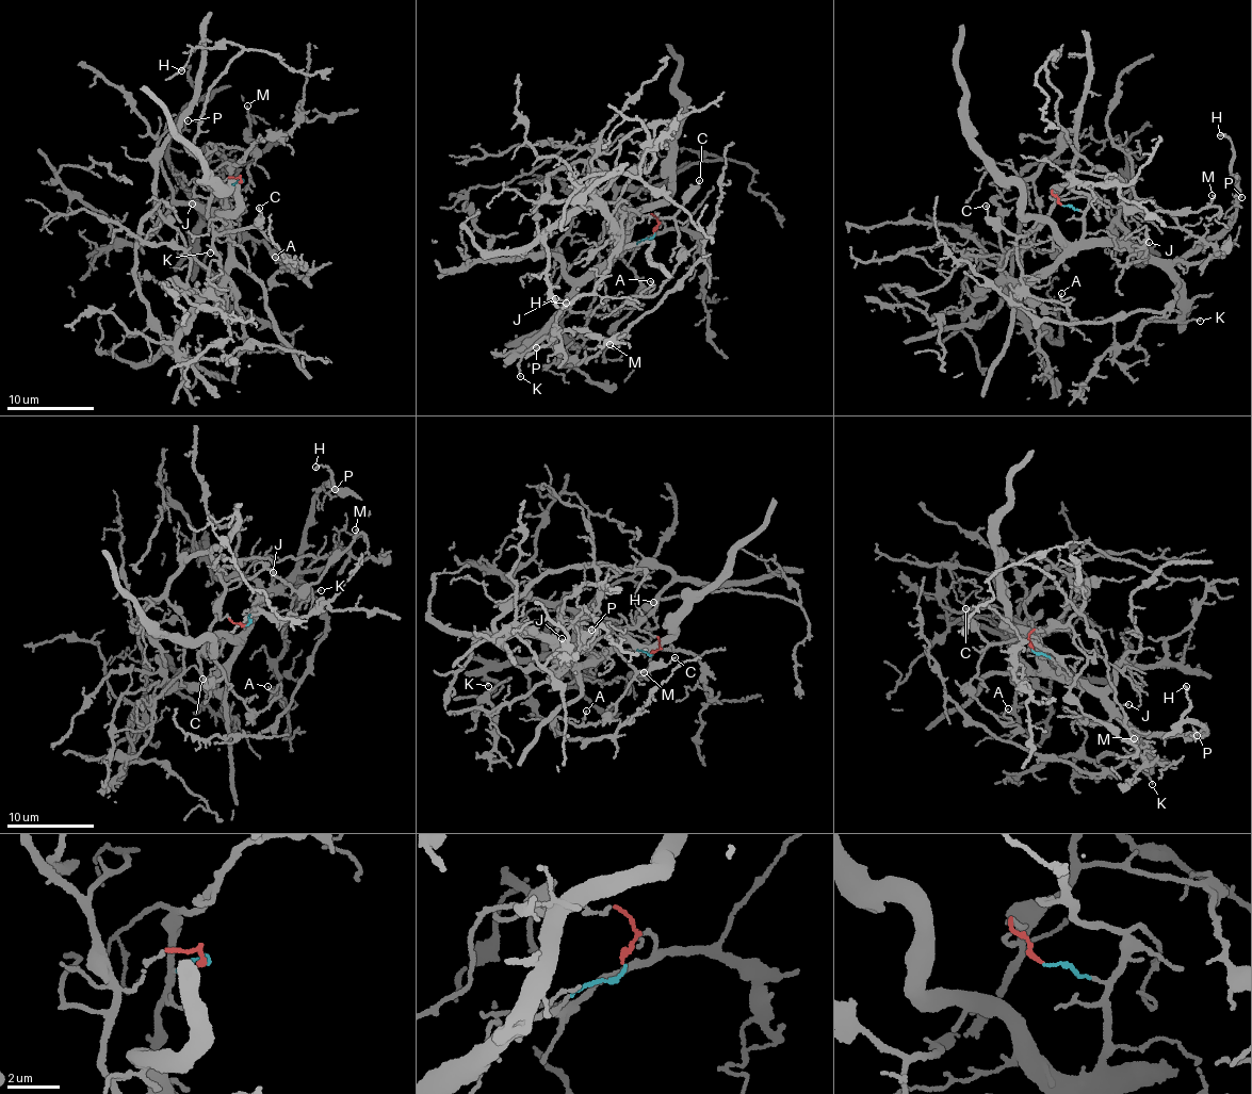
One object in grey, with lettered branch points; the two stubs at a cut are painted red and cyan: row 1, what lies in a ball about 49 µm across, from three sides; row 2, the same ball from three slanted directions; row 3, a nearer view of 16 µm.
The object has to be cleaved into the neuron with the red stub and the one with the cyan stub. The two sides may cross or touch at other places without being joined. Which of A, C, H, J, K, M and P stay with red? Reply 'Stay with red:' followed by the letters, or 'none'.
Stay with red: A, C, M

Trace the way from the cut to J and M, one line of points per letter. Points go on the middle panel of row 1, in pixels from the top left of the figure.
J: (655, 233), (612, 260), (564, 300), (556, 298)
M: (653, 233), (653, 214), (622, 218), (628, 242), (620, 255), (634, 270), (639, 297), (614, 326), (610, 344)

